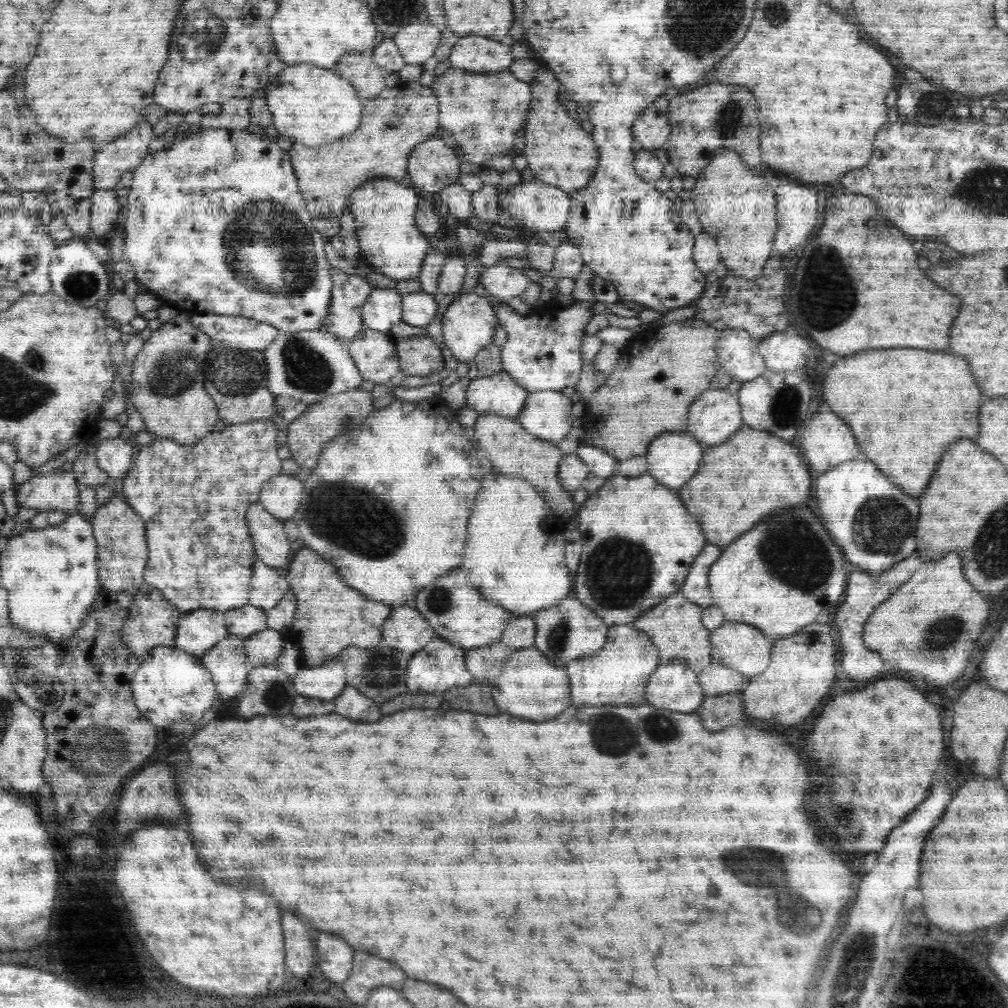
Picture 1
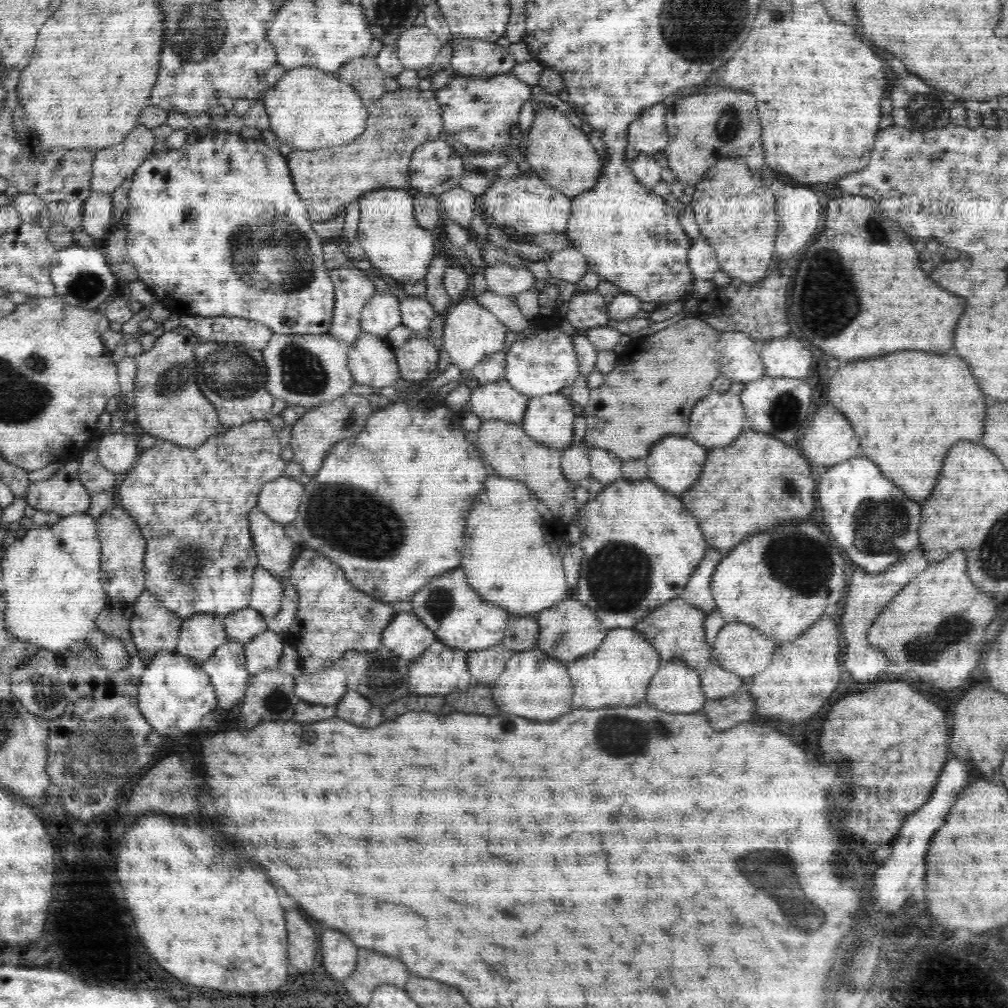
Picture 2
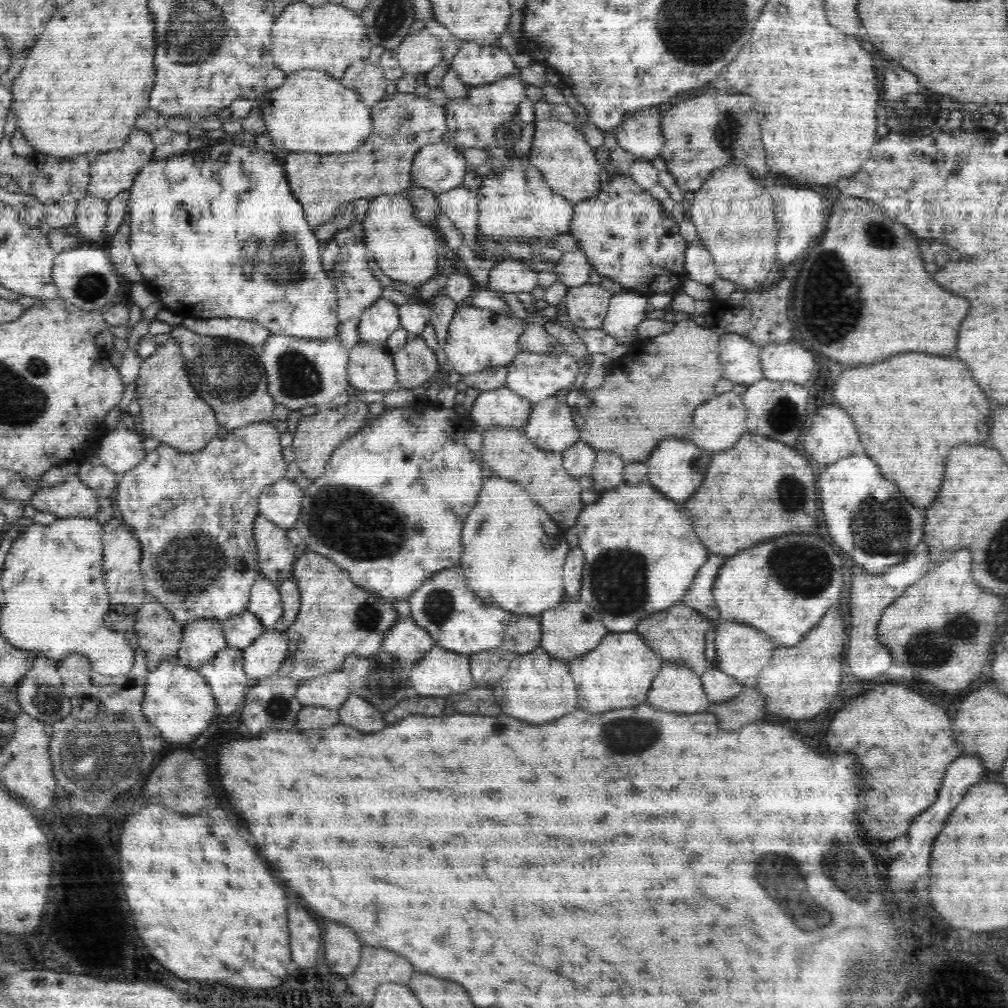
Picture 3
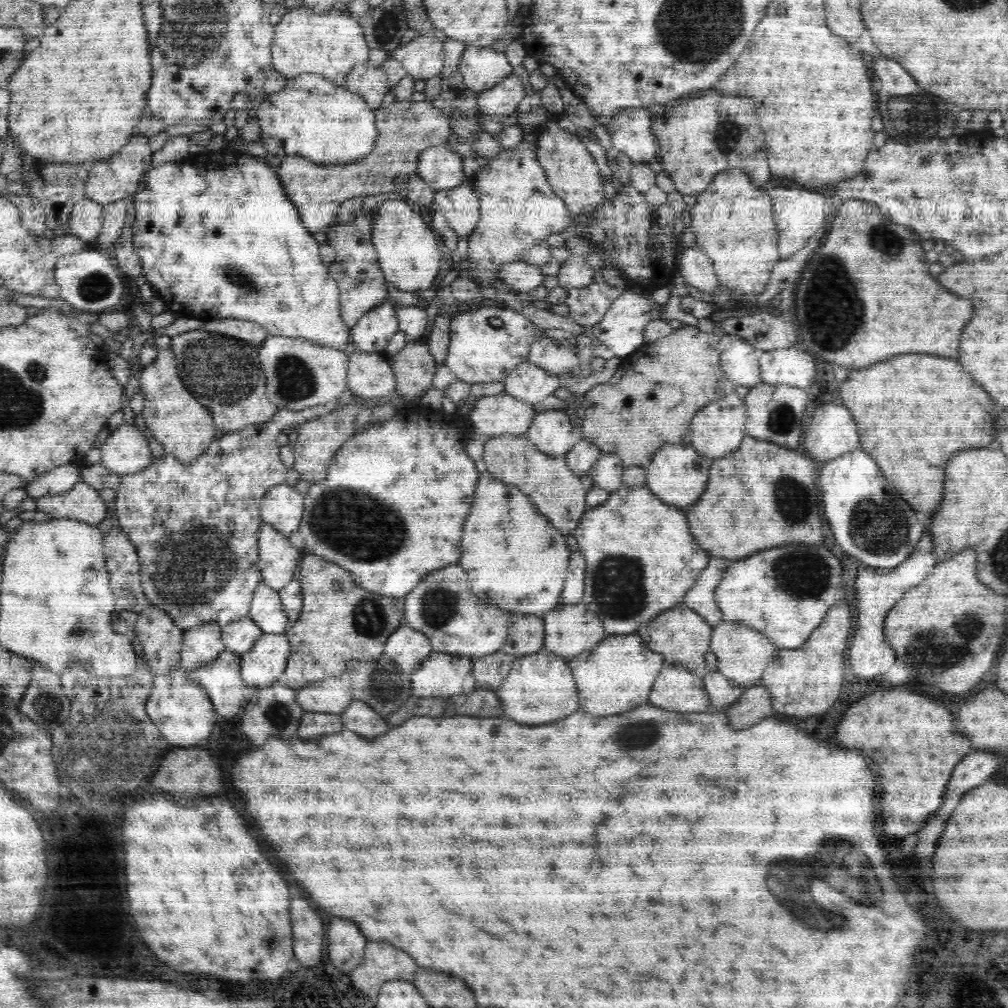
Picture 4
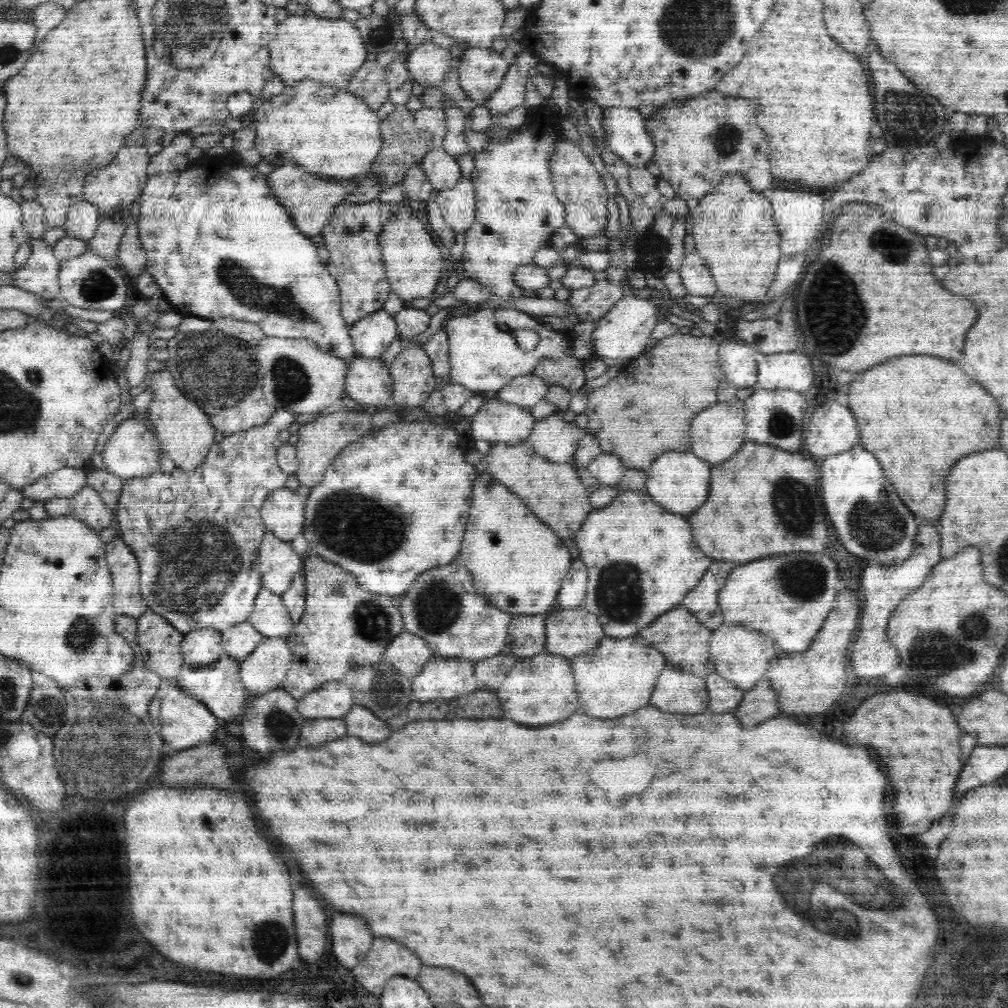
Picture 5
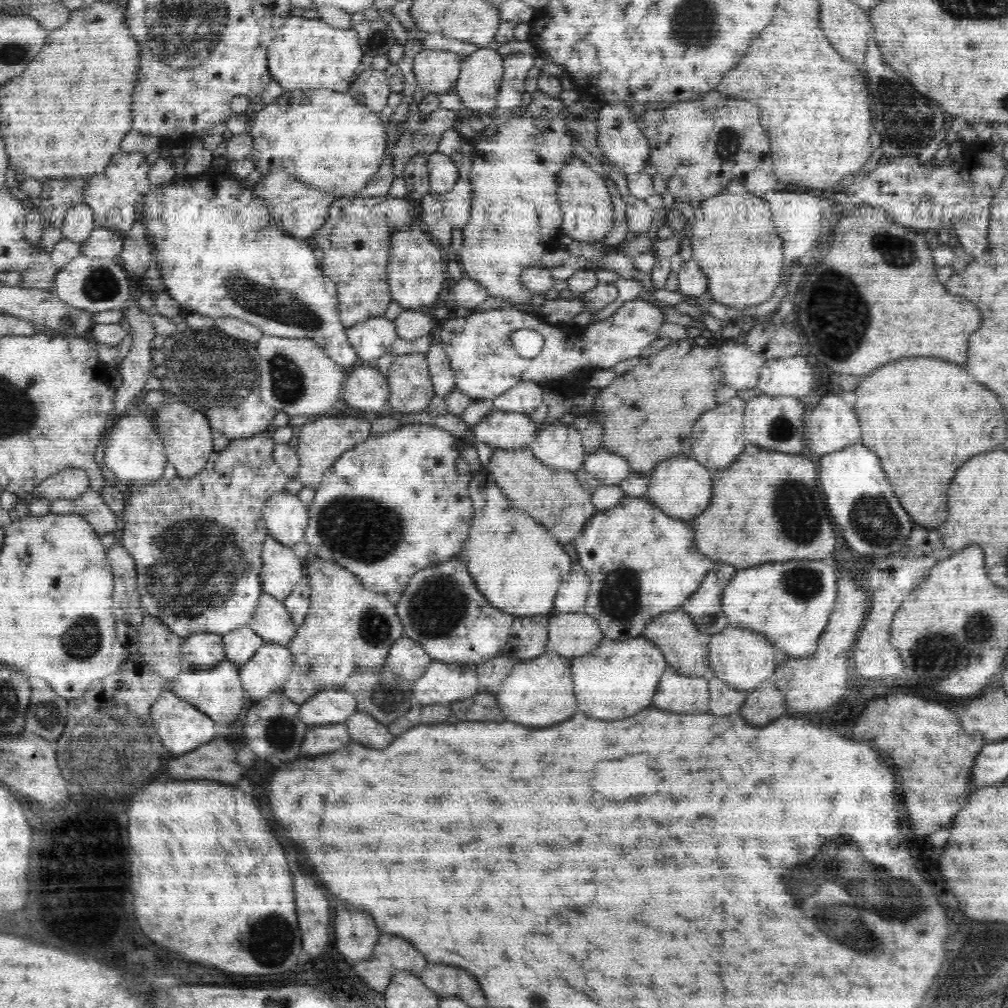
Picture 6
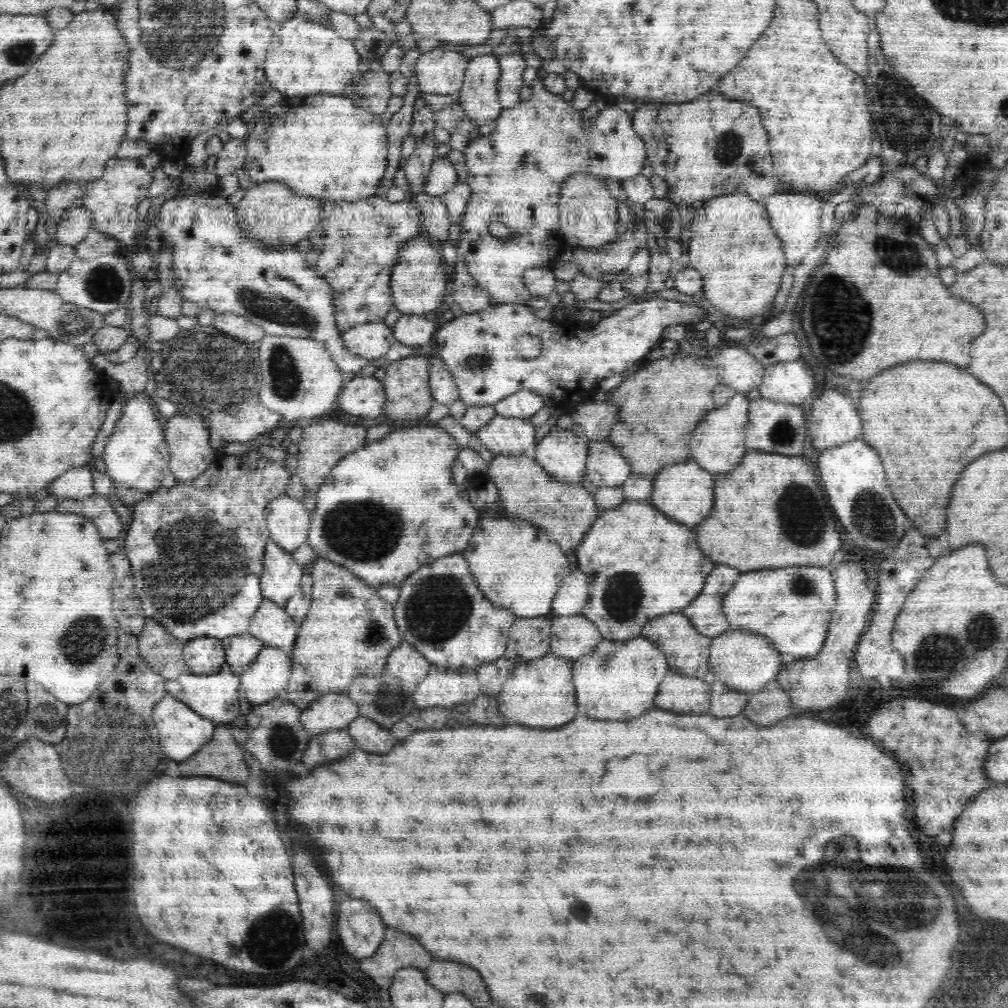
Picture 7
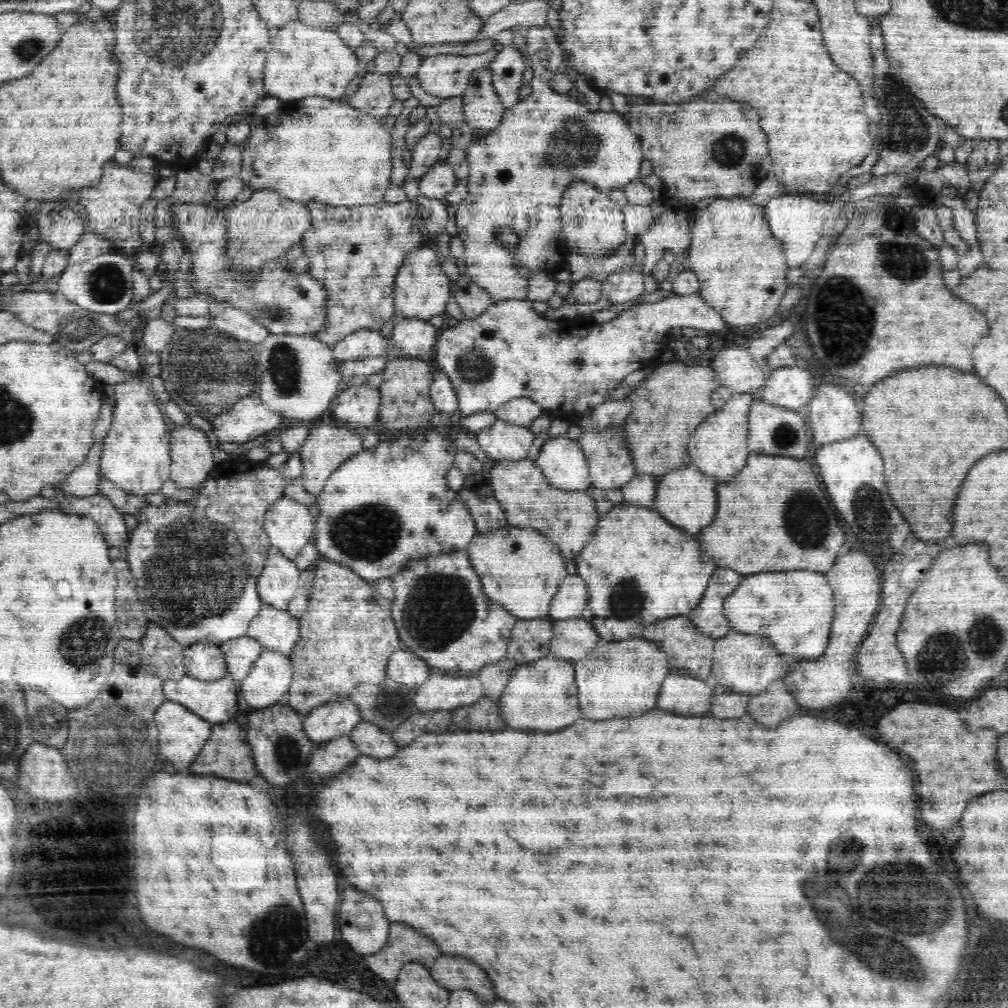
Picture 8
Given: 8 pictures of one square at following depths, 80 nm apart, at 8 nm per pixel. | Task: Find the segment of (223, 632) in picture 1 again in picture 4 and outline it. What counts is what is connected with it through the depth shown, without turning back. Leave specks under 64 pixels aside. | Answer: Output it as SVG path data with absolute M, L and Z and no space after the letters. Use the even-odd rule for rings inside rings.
M217 622L194 626L184 631L180 664L188 672L193 671L216 660L224 650L222 629Z

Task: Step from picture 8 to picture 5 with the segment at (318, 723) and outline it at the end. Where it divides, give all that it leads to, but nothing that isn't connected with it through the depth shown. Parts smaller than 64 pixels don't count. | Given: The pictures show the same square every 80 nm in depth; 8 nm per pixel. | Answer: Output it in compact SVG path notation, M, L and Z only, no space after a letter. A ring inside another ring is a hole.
M341 680L328 681L300 700L299 713L306 718L343 718L355 705L352 689Z

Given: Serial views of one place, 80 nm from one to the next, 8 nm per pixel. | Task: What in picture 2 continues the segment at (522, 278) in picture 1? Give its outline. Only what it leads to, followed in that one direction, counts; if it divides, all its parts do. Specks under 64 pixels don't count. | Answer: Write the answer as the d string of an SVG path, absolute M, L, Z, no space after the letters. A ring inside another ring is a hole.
M501 262L486 267L485 280L488 291L508 298L535 286L535 277L529 269Z

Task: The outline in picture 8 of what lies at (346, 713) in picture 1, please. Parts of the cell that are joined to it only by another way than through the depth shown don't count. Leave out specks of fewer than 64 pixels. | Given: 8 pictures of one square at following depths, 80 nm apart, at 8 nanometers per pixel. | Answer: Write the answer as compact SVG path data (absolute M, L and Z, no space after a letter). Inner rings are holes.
M361 720L352 730L350 737L356 748L360 750L360 754L368 754L372 758L392 758L398 748L388 734L379 726Z

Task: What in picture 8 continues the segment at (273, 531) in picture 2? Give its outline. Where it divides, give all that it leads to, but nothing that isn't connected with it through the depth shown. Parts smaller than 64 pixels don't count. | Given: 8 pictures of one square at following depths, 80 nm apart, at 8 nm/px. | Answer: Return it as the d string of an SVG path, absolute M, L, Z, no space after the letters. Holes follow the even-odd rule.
M270 546L264 571L260 573L257 584L262 604L287 611L296 589L299 588L300 571L292 559Z

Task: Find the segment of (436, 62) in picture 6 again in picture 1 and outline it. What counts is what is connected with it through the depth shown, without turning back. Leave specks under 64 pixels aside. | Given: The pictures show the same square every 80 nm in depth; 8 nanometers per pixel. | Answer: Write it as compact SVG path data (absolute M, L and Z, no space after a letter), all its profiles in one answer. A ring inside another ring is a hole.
M416 21L394 34L394 42L407 64L422 65L428 58L435 56L440 44L441 32L428 21Z

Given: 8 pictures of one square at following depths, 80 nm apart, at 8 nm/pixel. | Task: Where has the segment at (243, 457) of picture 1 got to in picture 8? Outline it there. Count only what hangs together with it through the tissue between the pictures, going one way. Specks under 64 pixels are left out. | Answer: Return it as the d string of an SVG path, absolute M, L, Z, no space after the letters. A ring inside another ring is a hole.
M228 460L223 463L215 464L210 470L208 478L198 486L199 493L191 501L176 501L176 499L167 499L166 504L160 506L151 506L147 504L140 514L138 514L138 526L129 534L129 540L126 543L127 561L133 577L136 579L136 592L139 603L144 609L145 615L153 623L170 634L176 642L182 646L194 646L198 642L213 642L220 645L223 642L240 638L247 634L251 620L258 616L263 604L260 600L257 584L260 573L264 571L268 550L270 550L271 540L266 534L264 528L264 517L273 502L284 497L284 487L286 486L284 475L279 468L263 467L263 461L241 461Z

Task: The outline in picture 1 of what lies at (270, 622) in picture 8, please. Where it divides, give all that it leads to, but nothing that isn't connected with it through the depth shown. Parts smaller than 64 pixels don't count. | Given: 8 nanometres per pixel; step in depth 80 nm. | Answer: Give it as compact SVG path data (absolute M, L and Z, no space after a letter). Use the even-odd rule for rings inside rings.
M259 559L254 563L250 584L249 604L266 613L276 608L290 589L285 570L274 569Z

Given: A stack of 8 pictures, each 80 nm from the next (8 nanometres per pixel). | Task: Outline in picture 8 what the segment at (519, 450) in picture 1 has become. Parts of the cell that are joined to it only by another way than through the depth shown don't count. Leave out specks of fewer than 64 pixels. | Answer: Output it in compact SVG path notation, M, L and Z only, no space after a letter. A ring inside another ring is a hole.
M498 460L489 468L493 496L505 512L506 522L516 528L533 528L558 545L567 561L588 546L601 516L593 498L585 491L568 492L555 488L547 481L536 462L524 460Z

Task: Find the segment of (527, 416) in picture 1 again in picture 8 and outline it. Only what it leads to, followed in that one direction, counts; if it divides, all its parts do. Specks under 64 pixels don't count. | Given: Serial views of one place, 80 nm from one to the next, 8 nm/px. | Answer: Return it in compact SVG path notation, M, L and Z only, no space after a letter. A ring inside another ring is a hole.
M561 434L553 439L548 438L542 445L536 460L547 481L555 488L568 492L583 492L591 484L588 461L577 440L572 440L566 434Z

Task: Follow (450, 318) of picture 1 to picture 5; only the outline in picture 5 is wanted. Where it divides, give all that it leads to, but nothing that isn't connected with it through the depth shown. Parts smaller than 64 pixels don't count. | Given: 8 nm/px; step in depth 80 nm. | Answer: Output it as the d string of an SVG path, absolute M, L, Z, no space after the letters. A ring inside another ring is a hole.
M488 308L470 316L453 317L446 322L444 330L448 335L451 382L478 394L499 391L516 376L533 373L542 360L557 360L574 354L573 346L566 342L564 332L546 328L531 315L514 309ZM524 329L540 335L537 348L528 353L524 353L512 338L513 332Z

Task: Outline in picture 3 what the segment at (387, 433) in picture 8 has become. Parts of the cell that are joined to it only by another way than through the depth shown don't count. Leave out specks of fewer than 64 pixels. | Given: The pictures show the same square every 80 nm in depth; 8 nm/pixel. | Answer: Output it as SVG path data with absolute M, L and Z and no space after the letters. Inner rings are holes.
M423 336L412 337L407 340L402 349L399 349L392 355L397 372L397 387L400 386L410 390L410 388L422 386L424 382L428 382L436 374L436 371L439 370L437 354L426 344L427 341Z

